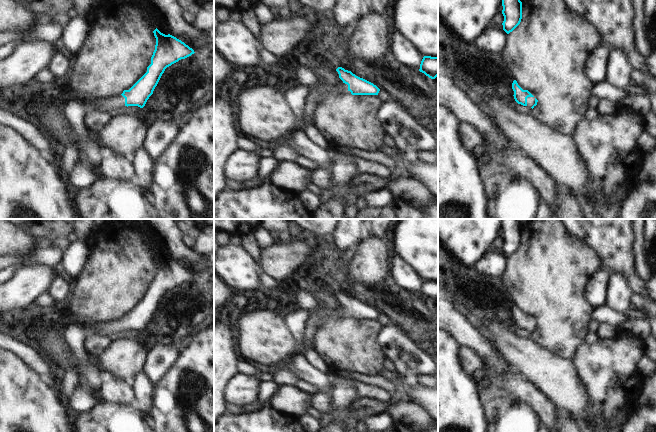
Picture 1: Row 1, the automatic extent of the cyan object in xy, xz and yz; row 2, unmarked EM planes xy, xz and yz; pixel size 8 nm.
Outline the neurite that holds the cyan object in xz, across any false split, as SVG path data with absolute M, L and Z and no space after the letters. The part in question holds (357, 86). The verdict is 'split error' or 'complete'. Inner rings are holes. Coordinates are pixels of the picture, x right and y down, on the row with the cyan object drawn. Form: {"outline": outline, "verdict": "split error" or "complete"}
{"outline": "M338 67L336 71L343 81L337 90L350 91L352 95L378 95L380 89L373 83L356 76L342 67Z", "verdict": "split error"}

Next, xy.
{"outline": "M157 28L153 33L156 45L147 72L129 90L124 90L121 95L109 99L95 99L94 104L88 110L112 113L123 106L143 108L153 94L165 69L195 53L192 48L170 34L165 35Z", "verdict": "split error"}

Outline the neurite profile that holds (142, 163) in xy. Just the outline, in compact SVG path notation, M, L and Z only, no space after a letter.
M144 147L140 148L130 159L133 165L134 177L131 182L139 187L147 188L153 182L153 159Z

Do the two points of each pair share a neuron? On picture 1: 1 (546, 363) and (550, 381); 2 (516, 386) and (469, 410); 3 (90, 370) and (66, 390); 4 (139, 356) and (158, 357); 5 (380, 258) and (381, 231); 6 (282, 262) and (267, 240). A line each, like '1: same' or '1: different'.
1: same
2: different
3: different
4: different
5: different
6: different

